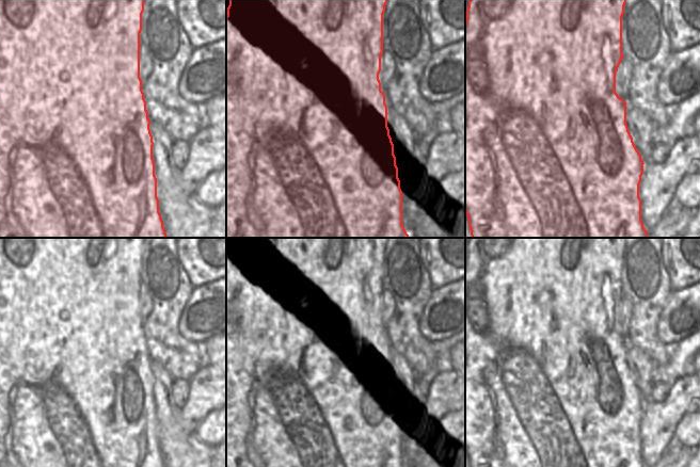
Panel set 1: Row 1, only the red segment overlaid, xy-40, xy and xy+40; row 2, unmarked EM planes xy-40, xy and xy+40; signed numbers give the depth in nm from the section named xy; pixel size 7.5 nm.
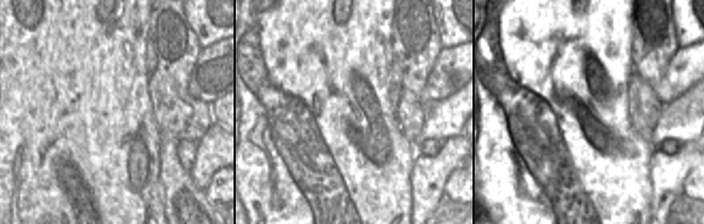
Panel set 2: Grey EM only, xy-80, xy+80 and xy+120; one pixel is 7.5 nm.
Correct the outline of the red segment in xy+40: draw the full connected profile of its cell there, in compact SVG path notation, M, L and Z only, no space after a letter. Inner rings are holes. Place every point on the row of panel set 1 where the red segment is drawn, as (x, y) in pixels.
M470 0L470 1L468 1L468 7L467 7L467 10L466 10L466 21L465 21L465 213L466 213L466 216L467 216L467 219L468 219L468 227L470 227L470 229L471 229L471 236L472 236L472 238L648 238L648 231L647 231L647 230L646 230L646 228L645 228L645 227L643 227L643 223L642 223L642 221L641 221L641 199L640 199L640 197L639 197L639 184L640 184L640 182L641 182L641 176L642 176L642 174L643 174L643 164L645 164L645 163L643 163L643 161L642 161L642 159L641 159L641 155L640 155L640 154L639 154L639 151L638 151L638 150L637 150L637 148L636 148L636 146L635 146L635 144L634 144L634 142L633 142L633 138L632 138L632 135L631 135L631 133L630 133L630 131L629 131L629 127L627 127L627 125L626 125L626 102L625 102L625 101L624 101L624 100L623 100L623 99L622 99L622 98L621 98L621 97L620 97L620 96L619 96L619 95L618 95L618 94L617 94L617 93L616 93L616 74L617 74L617 71L618 71L618 67L619 67L619 65L620 65L620 63L621 63L621 61L622 61L622 59L623 59L623 58L624 58L624 57L623 57L623 54L622 54L622 16L623 16L623 14L624 14L624 5L625 5L625 3L626 3L626 0Z

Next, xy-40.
M0 0L0 238L168 238L159 212L146 101L140 78L140 33L144 0Z

